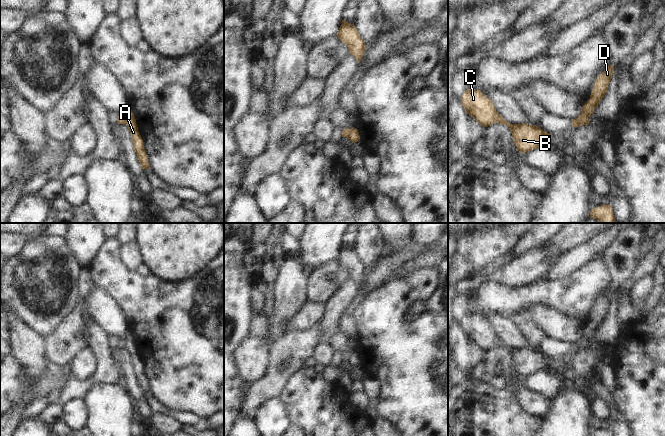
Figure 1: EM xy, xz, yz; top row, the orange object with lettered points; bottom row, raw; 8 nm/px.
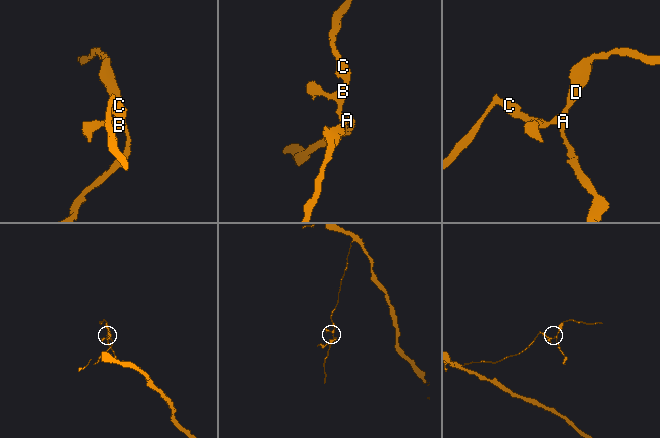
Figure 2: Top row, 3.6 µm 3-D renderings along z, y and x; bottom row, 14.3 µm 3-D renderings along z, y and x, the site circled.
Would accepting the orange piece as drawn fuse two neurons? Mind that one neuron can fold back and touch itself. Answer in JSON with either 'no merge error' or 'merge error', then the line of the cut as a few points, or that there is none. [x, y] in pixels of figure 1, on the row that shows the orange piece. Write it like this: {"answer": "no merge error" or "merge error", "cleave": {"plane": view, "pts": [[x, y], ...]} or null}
{"answer": "merge error", "cleave": {"plane": "xy", "pts": [[124, 115], [126, 123]]}}

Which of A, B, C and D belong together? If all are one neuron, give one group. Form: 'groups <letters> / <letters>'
groups A D / B C

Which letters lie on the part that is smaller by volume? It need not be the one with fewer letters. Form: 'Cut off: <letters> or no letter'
Cut off: A, D

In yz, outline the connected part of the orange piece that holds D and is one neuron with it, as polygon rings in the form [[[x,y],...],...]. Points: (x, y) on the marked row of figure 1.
[[[610,65],[596,78],[590,99],[583,105],[581,109],[580,116],[578,117],[579,124],[577,127],[588,125],[590,123],[590,115],[593,114],[594,109],[598,106],[607,92],[613,73],[614,65]]]

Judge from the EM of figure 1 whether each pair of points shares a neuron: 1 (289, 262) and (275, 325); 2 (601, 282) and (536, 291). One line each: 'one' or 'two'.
1: one
2: one

